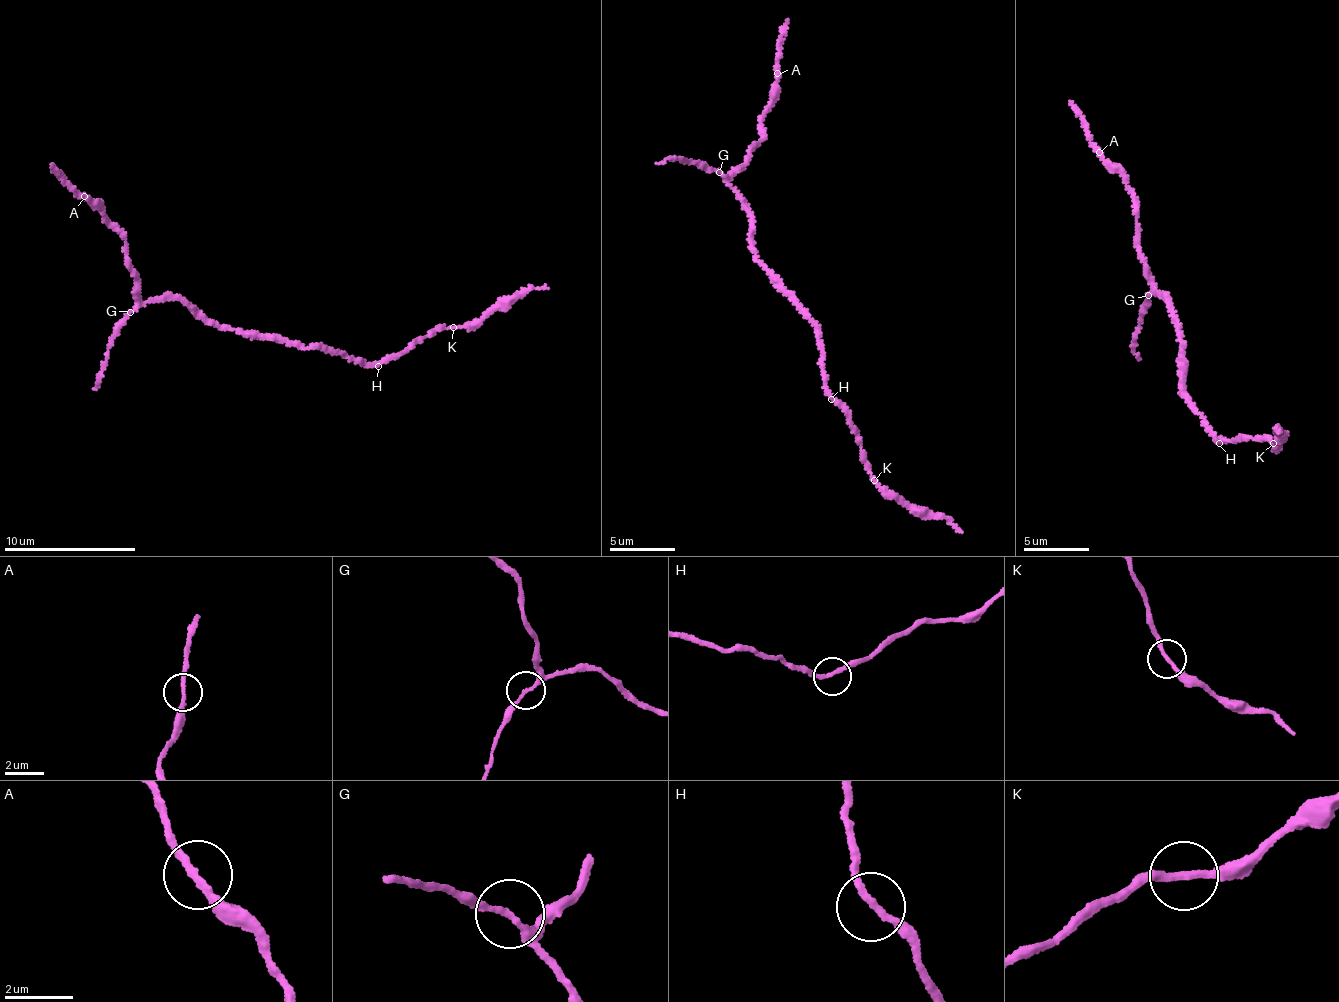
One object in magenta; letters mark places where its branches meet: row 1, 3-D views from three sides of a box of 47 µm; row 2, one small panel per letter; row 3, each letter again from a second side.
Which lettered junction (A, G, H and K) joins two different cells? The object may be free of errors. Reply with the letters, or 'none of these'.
none of these

